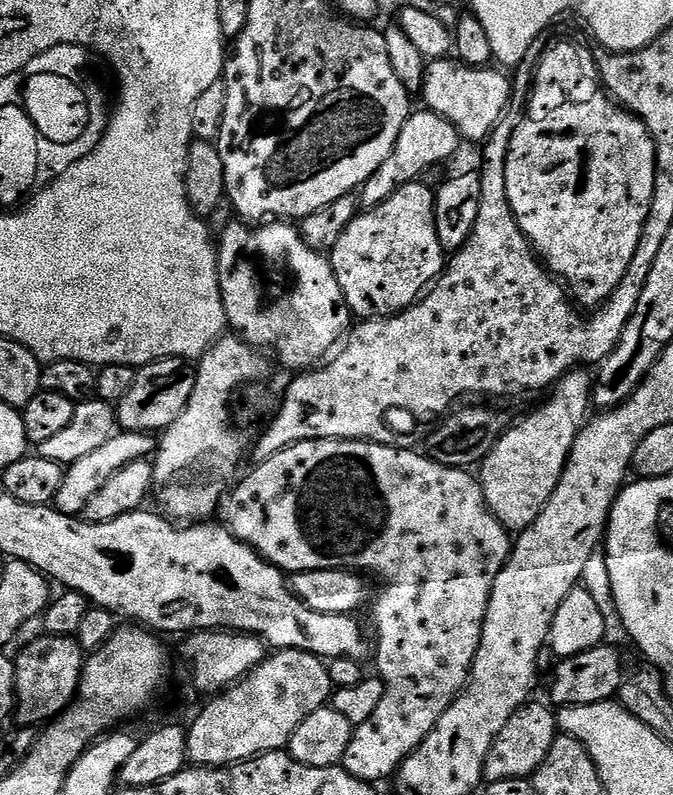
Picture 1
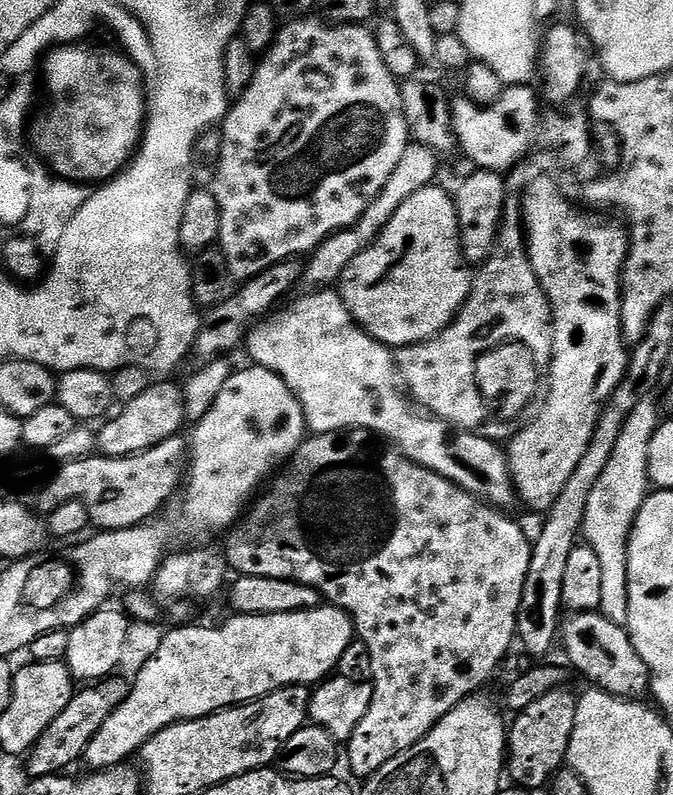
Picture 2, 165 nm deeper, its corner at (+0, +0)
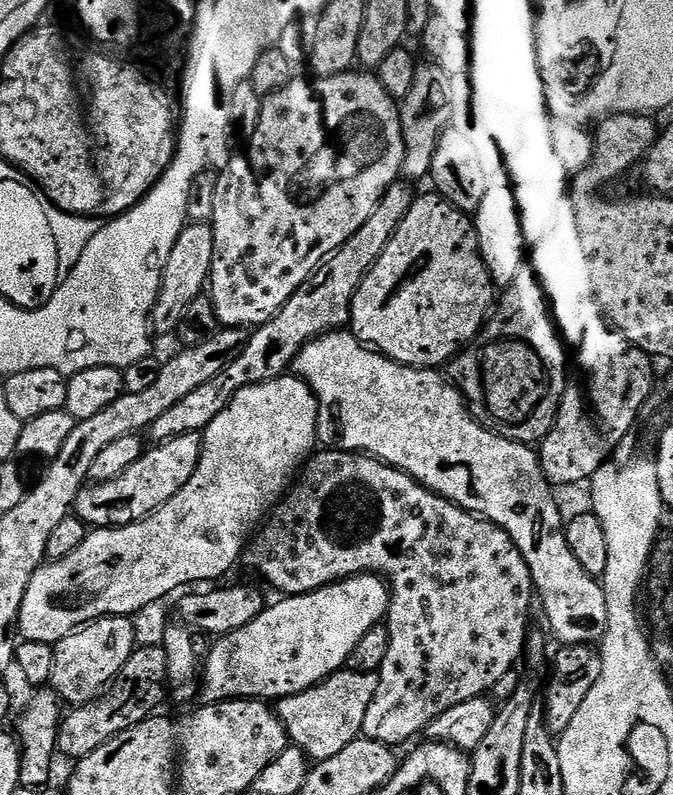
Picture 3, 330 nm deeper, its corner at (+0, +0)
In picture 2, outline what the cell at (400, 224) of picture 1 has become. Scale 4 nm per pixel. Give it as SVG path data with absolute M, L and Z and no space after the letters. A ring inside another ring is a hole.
M440 187L423 188L406 198L382 234L342 270L338 281L352 321L392 350L420 344L446 330L472 294L474 276L462 266L460 255L456 201L449 189Z

